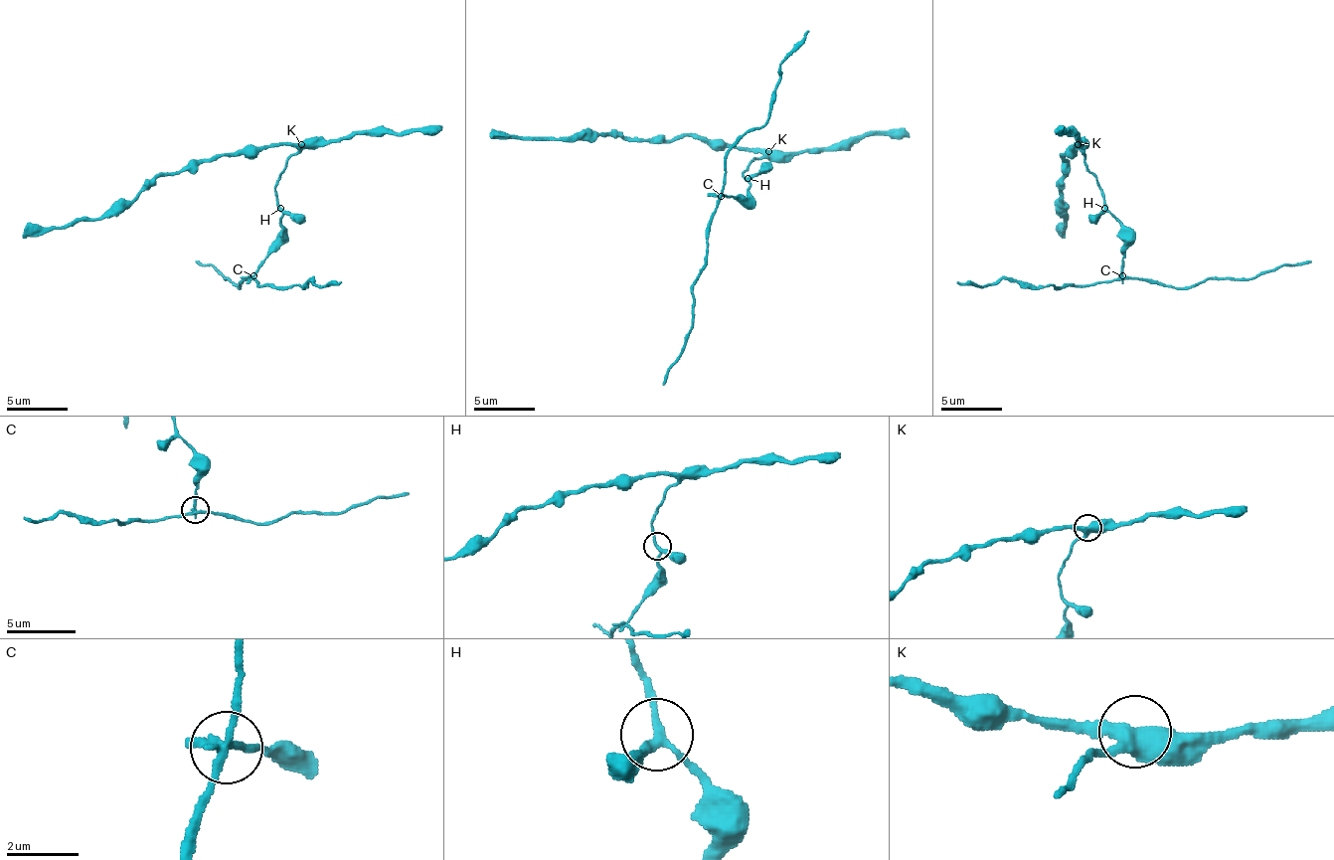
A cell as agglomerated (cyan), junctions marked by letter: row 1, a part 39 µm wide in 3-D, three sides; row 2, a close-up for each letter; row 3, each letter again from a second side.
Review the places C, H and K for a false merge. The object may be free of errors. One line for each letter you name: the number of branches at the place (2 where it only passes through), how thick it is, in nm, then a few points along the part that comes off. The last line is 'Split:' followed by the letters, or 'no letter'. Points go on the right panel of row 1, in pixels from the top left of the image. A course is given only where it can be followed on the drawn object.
C: Branches: 3. Thickness 220 nm. Course of the part to remove: (1123, 275), (1175, 287), (1196, 287), (1215, 278), (1253, 278), (1311, 259)
Split: C

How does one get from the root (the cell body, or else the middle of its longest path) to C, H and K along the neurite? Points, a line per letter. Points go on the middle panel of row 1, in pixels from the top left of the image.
C: (750, 163), (745, 169), (745, 178), (750, 185), (748, 194), (745, 197), (720, 197)
H: (750, 163), (745, 169), (745, 178), (748, 178)
K: (750, 163), (759, 160), (768, 151)

